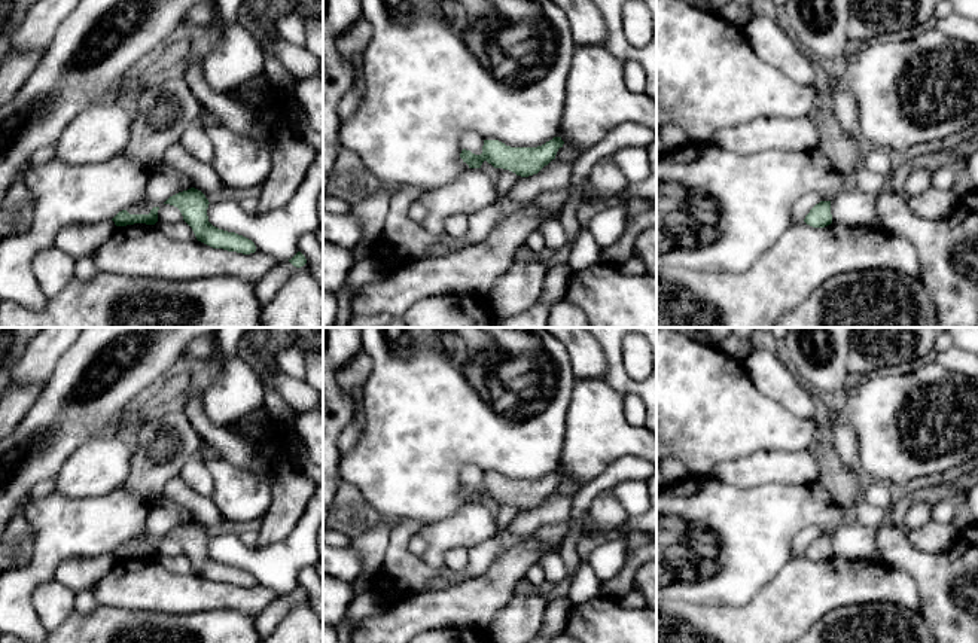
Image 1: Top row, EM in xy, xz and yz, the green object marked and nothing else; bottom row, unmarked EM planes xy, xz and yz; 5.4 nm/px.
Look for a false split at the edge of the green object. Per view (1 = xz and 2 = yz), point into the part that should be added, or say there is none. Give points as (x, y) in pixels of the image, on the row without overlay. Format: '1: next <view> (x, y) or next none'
1: next none
2: next none

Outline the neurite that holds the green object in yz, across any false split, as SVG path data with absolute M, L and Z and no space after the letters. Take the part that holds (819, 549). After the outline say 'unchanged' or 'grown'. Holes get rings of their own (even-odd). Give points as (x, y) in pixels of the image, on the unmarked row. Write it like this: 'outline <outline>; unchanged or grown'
outline M820 534L805 549L804 555L813 561L825 561L832 557L831 534Z; unchanged

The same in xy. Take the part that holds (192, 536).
outline M191 521L170 530L164 537L174 539L180 543L183 554L192 561L198 575L213 582L243 588L256 585L252 573L235 566L219 563L208 555L207 542L210 536L201 524Z; unchanged

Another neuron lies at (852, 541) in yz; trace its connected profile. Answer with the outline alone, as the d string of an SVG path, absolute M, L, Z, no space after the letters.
M848 519L831 534L832 555L846 560L871 560L877 549L875 537L877 528Z

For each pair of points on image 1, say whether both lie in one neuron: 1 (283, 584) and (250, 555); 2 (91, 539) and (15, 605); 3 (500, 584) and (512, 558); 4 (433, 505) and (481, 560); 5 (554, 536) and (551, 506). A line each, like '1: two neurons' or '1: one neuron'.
1: one neuron
2: one neuron
3: one neuron
4: two neurons
5: two neurons

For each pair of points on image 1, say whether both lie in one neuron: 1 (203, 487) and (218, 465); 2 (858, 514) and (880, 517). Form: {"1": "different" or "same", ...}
{"1": "different", "2": "same"}

